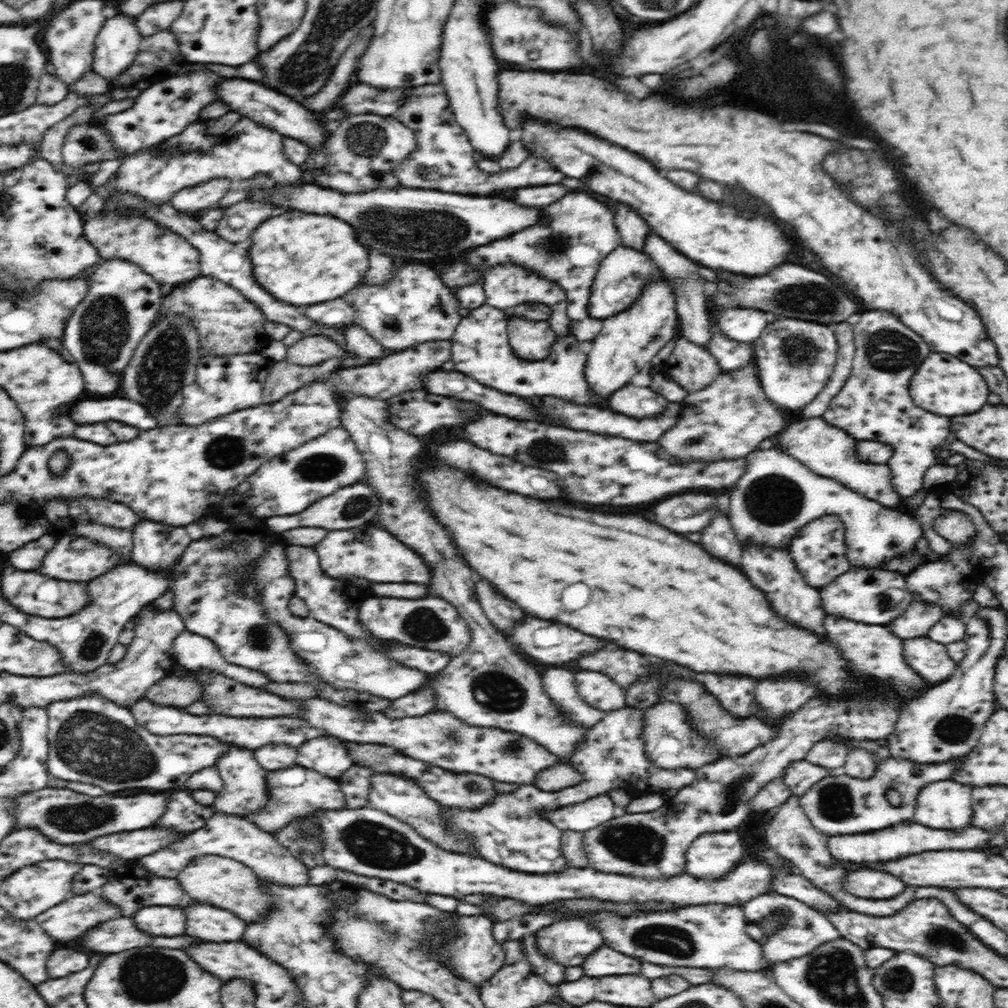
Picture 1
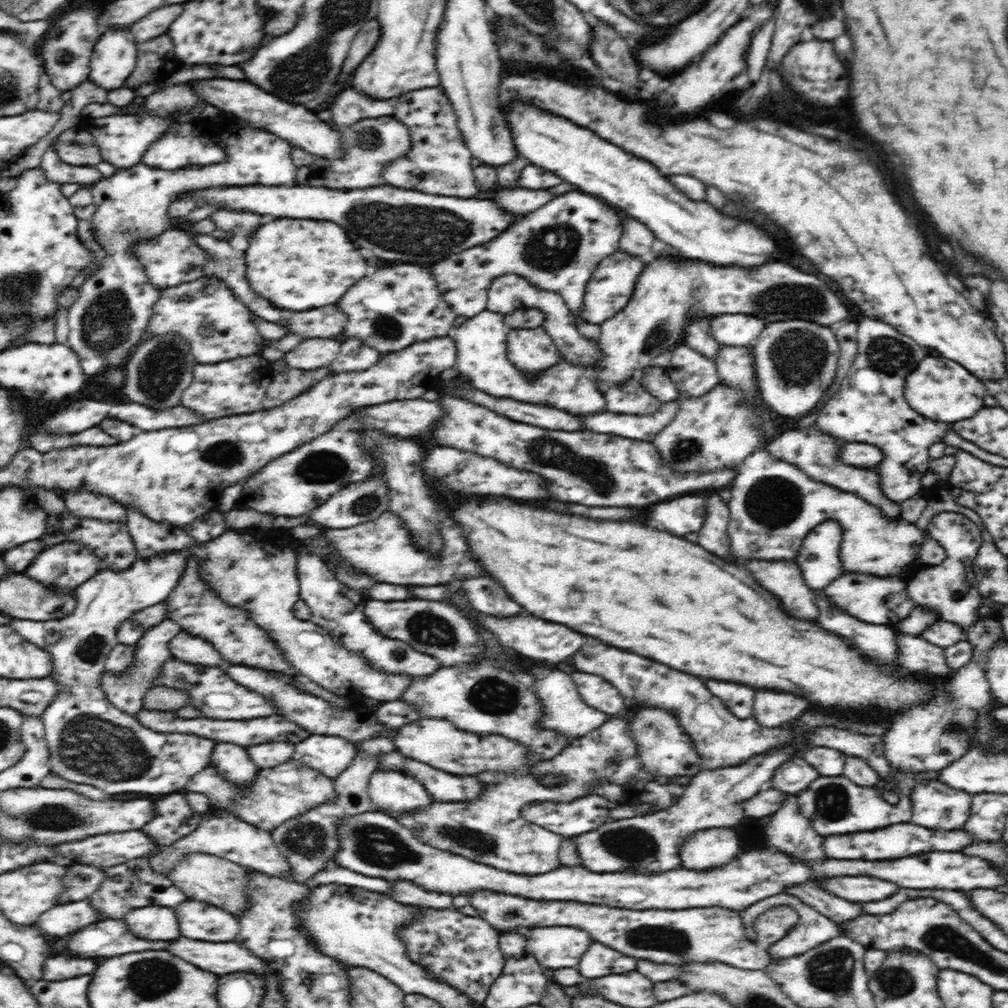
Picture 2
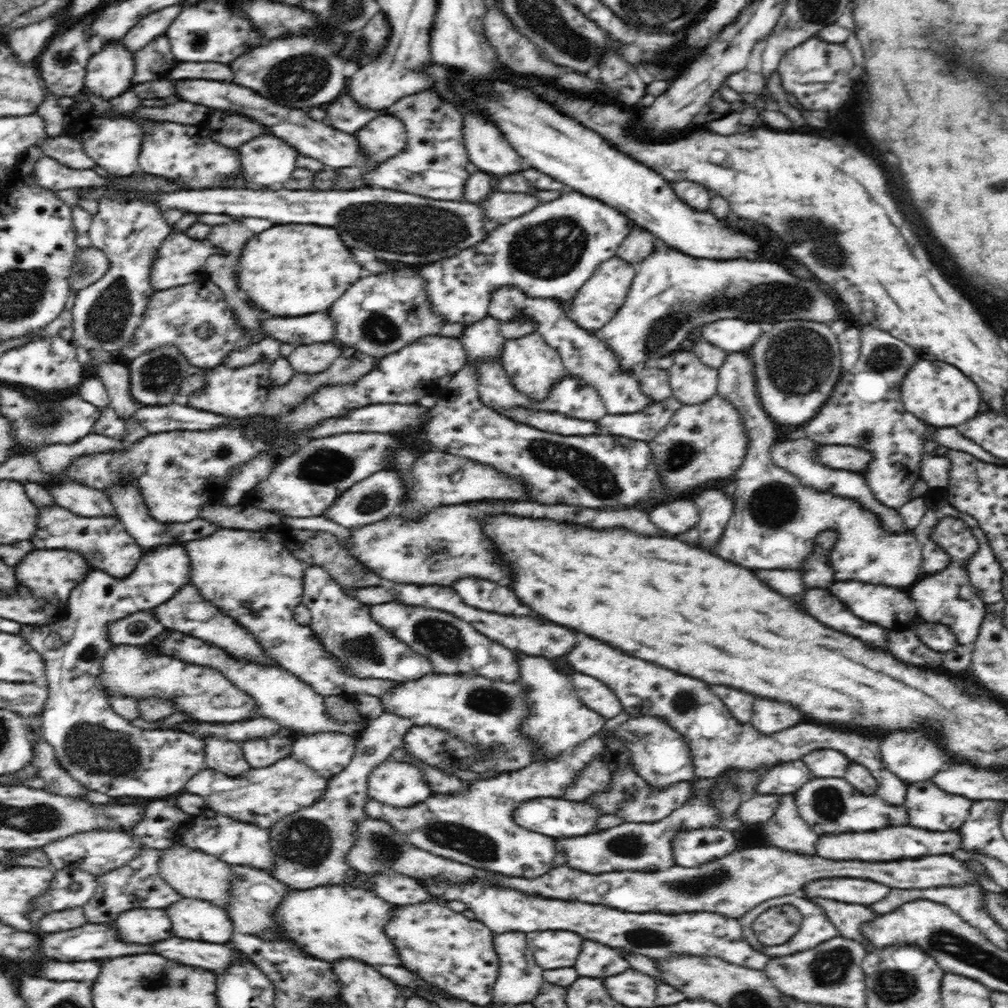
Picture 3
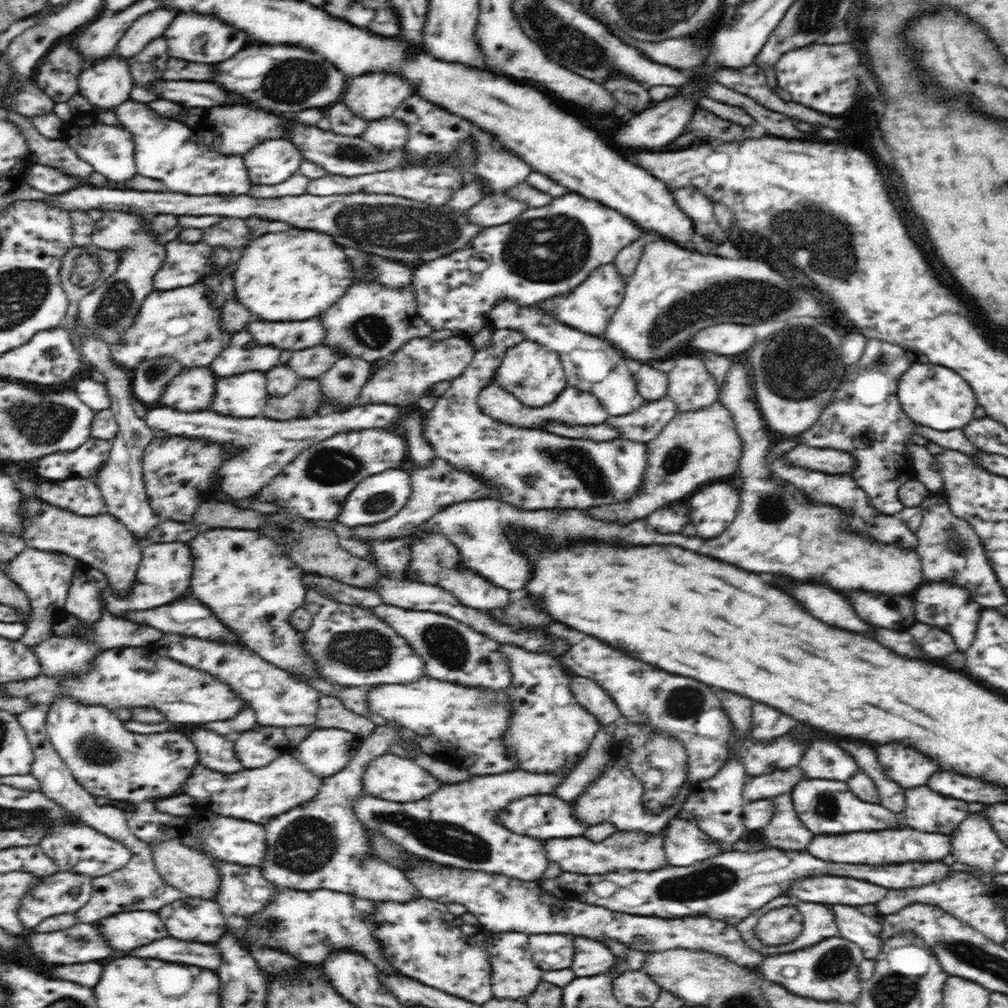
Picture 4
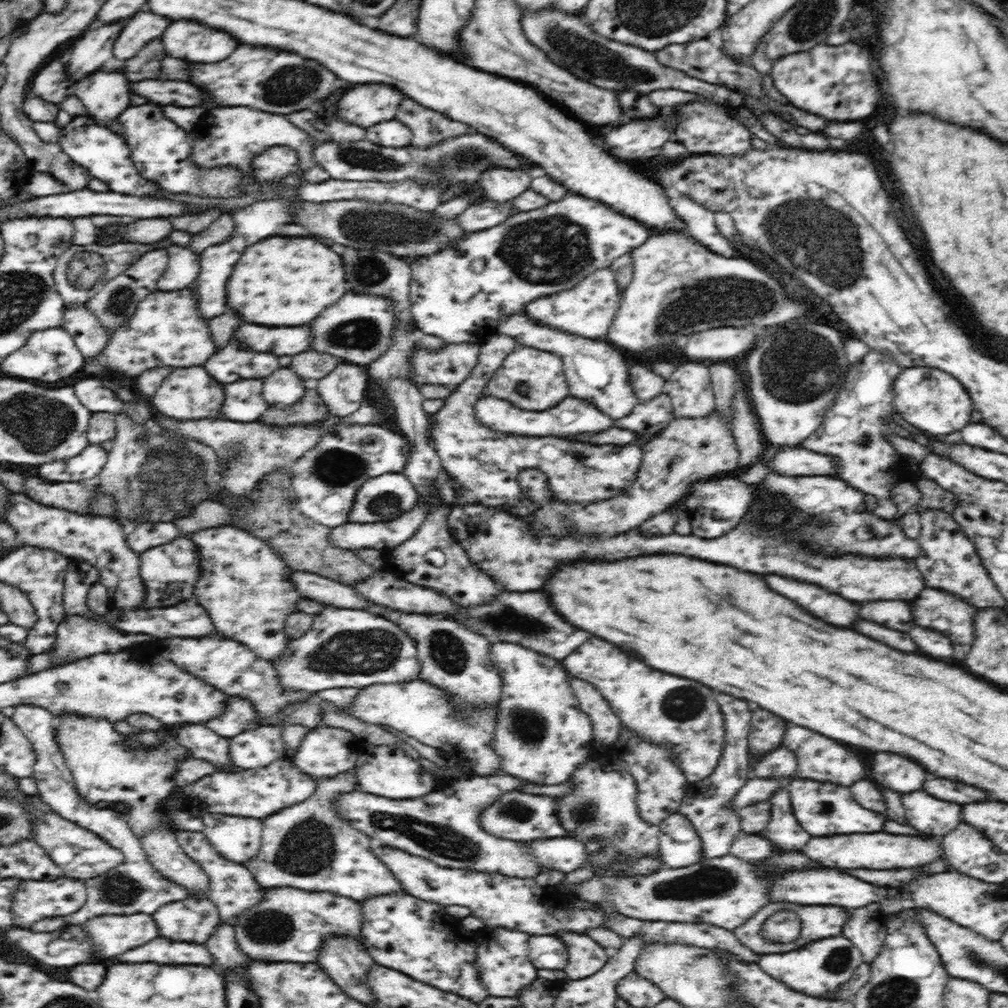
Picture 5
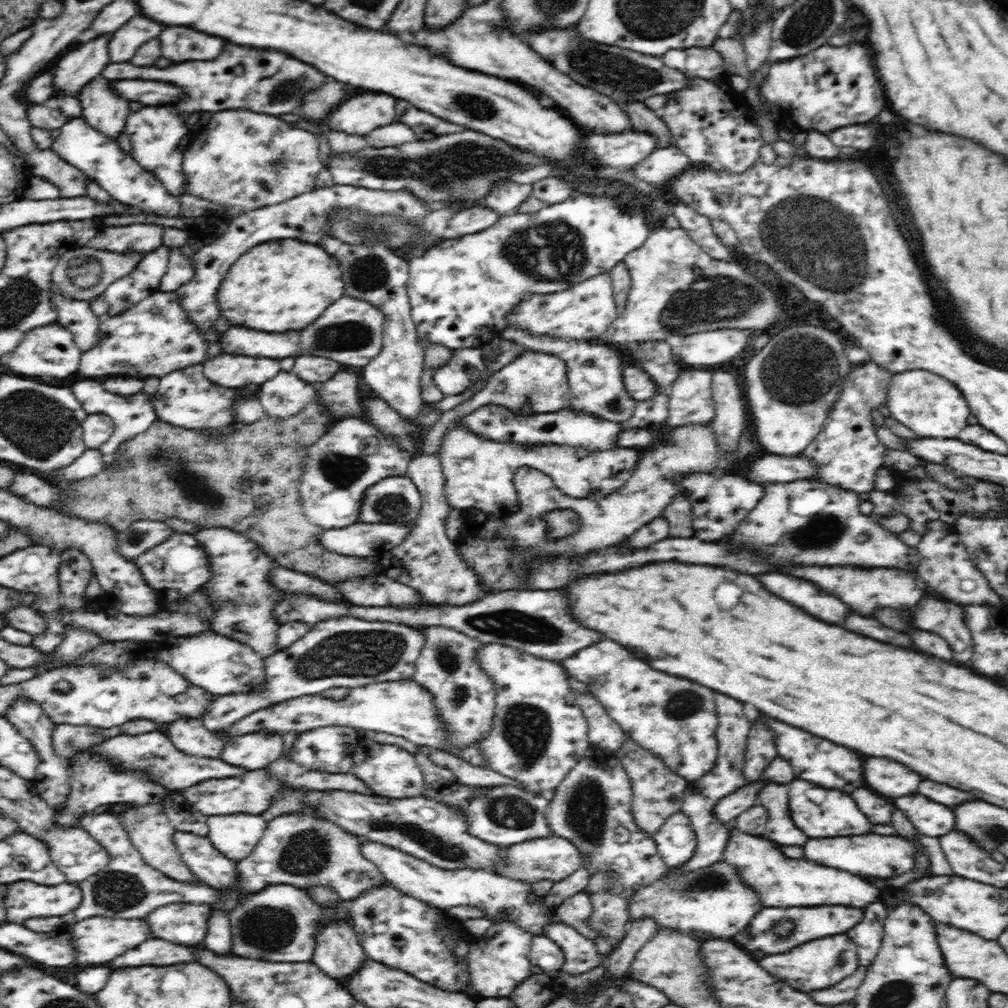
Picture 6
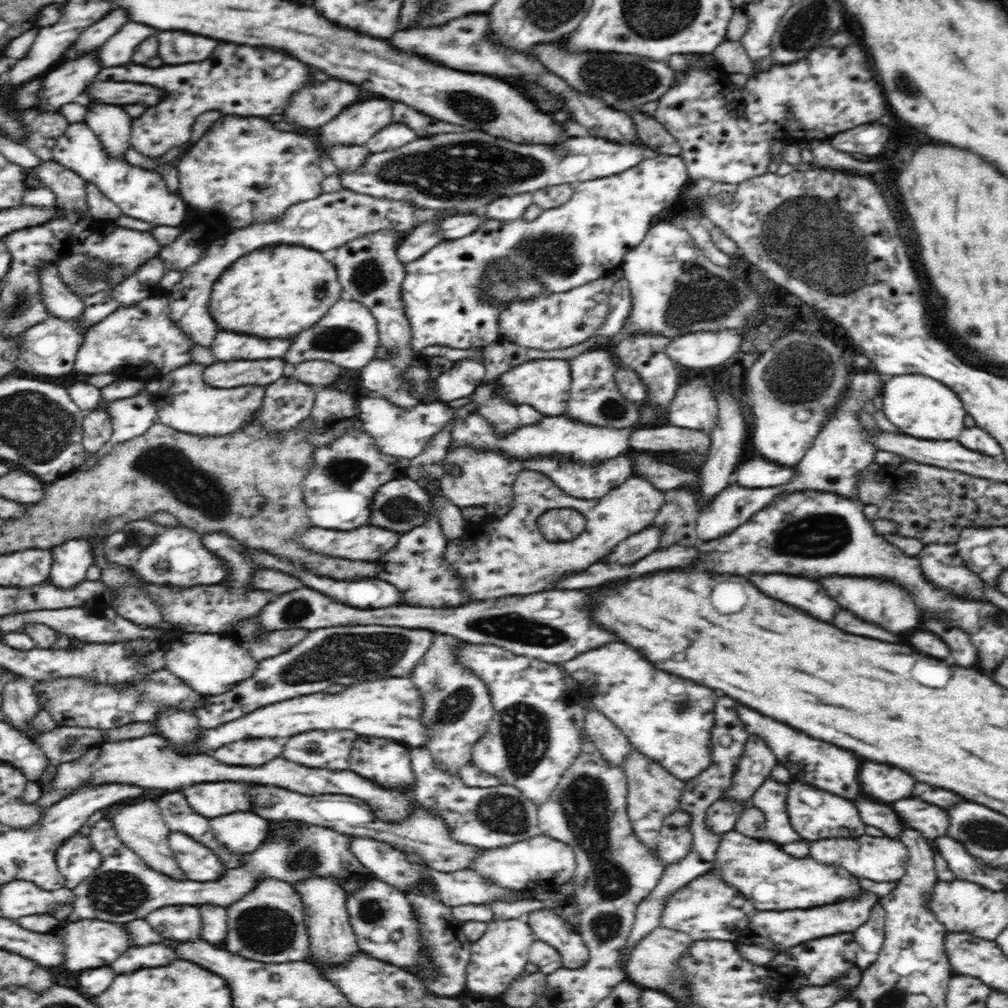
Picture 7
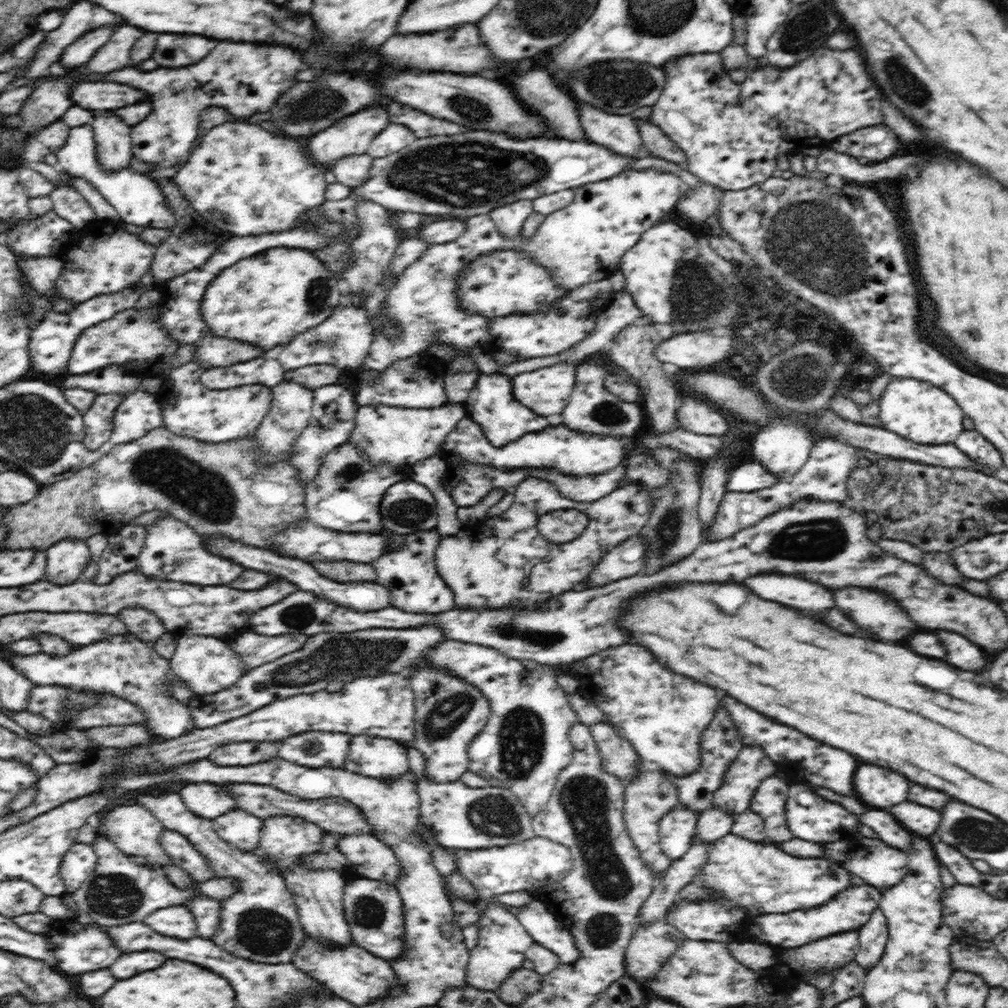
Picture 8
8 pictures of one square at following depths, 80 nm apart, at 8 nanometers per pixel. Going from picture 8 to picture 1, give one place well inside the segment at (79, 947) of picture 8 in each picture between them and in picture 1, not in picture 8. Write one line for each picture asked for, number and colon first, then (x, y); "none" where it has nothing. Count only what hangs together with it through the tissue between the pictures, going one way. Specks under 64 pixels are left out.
1: (165, 921)
2: (151, 923)
3: (141, 926)
4: (130, 930)
5: (111, 935)
6: (98, 940)
7: (89, 944)

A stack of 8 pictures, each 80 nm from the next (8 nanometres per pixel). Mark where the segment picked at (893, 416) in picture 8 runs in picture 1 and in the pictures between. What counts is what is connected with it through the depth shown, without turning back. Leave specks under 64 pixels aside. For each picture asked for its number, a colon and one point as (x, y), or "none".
1: (943, 384)
2: (942, 390)
3: (939, 394)
4: (933, 396)
5: (933, 401)
6: (931, 406)
7: (921, 407)

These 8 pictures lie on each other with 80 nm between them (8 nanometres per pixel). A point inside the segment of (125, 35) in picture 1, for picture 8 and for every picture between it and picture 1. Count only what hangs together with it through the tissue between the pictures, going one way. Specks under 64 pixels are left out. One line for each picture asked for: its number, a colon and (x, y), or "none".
2: (114, 58)
3: (109, 72)
4: (108, 83)
5: (107, 97)
6: (103, 110)
7: (110, 124)
8: (112, 136)

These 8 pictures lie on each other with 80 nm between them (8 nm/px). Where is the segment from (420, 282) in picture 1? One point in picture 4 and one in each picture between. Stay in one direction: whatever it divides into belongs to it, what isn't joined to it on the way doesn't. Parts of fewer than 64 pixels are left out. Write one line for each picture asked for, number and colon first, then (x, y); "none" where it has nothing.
2: (396, 307)
3: (379, 315)
4: (371, 321)

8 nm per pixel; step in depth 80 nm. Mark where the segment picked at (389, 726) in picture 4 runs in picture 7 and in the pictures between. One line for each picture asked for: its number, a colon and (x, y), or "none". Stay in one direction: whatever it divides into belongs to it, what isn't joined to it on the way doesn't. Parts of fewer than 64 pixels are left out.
5: (308, 846)
6: (296, 849)
7: (123, 888)

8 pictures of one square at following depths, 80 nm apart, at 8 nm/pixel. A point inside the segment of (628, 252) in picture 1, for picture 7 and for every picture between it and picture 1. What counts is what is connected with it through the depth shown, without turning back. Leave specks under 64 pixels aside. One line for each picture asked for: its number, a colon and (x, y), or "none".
2: (609, 290)
3: (602, 295)
4: (589, 307)
5: (587, 309)
6: (585, 311)
7: (550, 321)

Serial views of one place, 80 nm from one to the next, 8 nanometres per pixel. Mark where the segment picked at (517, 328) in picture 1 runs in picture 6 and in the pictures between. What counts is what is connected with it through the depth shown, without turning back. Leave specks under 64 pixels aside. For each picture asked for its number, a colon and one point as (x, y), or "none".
2: (532, 351)
3: (533, 367)
4: (535, 375)
5: (531, 379)
6: (537, 382)

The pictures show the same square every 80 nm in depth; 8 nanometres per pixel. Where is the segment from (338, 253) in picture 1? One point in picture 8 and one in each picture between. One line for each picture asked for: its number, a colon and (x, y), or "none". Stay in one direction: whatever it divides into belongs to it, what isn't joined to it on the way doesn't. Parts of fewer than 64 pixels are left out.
2: (302, 264)
3: (291, 269)
4: (292, 275)
5: (282, 281)
6: (282, 285)
7: (256, 296)
8: (266, 300)

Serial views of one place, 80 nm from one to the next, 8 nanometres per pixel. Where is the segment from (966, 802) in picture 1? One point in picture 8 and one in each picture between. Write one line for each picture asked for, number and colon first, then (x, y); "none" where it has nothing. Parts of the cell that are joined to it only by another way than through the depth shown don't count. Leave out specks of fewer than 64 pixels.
2: (934, 806)
3: (929, 807)
4: (926, 811)
5: (931, 816)
6: (930, 818)
7: (926, 818)
8: (916, 818)

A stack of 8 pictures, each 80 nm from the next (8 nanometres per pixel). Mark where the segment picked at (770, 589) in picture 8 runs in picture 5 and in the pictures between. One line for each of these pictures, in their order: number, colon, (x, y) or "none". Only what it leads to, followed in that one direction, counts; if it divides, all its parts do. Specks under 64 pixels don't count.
5: (831, 608)
6: (808, 596)
7: (806, 594)

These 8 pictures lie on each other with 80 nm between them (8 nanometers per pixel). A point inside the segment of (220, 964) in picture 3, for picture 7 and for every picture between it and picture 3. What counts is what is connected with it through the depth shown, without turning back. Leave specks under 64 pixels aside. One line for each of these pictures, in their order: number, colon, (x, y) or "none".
4: (170, 950)
5: (162, 951)
6: (154, 952)
7: (156, 955)

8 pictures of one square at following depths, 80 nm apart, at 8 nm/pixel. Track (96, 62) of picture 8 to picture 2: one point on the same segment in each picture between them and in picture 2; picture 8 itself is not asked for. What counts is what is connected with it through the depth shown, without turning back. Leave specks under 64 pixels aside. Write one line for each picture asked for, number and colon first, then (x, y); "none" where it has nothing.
2: (157, 22)
3: (155, 24)
4: (152, 25)
5: (145, 26)
6: (123, 45)
7: (117, 51)

